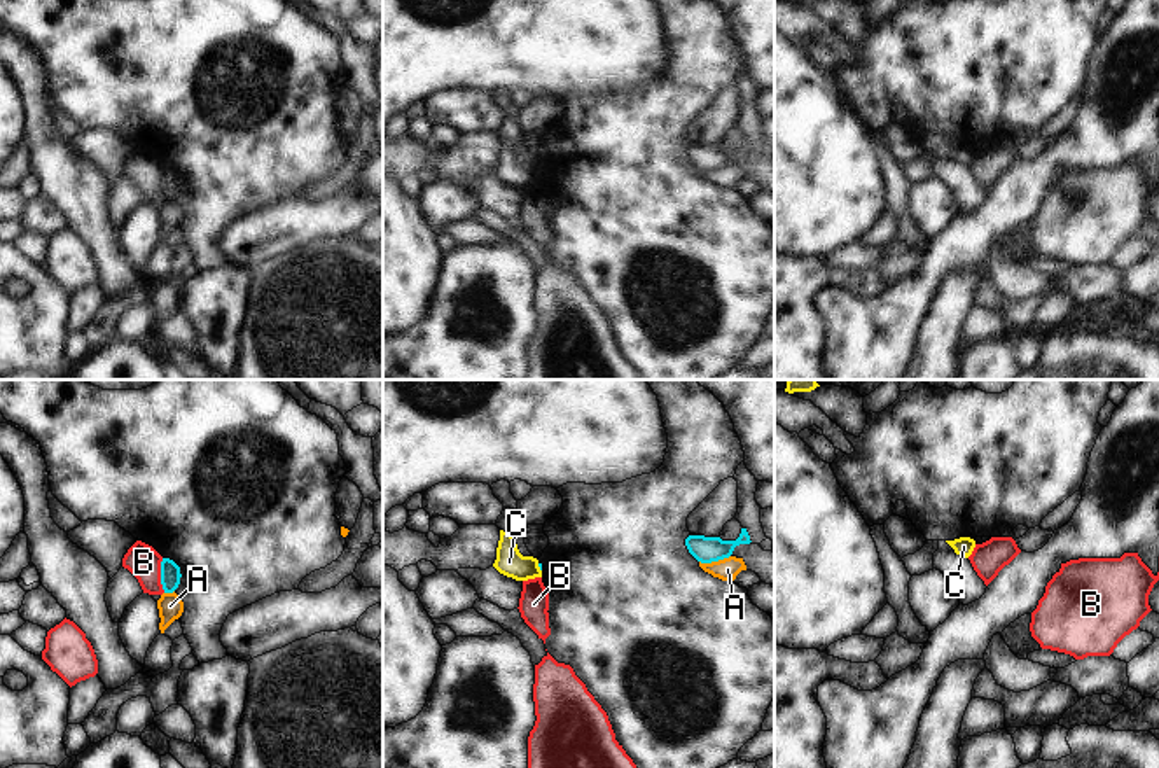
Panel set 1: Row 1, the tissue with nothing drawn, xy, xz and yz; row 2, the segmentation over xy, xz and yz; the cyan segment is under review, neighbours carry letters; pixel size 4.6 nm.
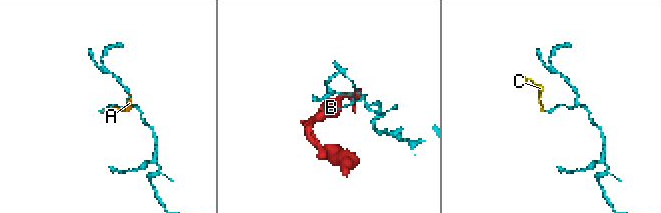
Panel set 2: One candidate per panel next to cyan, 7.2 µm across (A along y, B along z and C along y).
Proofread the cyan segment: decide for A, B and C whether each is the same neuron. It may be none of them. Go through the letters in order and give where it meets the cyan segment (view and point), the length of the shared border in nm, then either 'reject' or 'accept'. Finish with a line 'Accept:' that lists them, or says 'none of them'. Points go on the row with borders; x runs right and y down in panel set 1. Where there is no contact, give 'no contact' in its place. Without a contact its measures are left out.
A: contact xz (714, 560); length 150 nm; reject
B: contact xy (161, 576); length 160 nm; reject
C: contact xz (539, 565); length 40 nm; reject
Accept: none of them

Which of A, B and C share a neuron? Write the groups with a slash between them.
A / B / C

